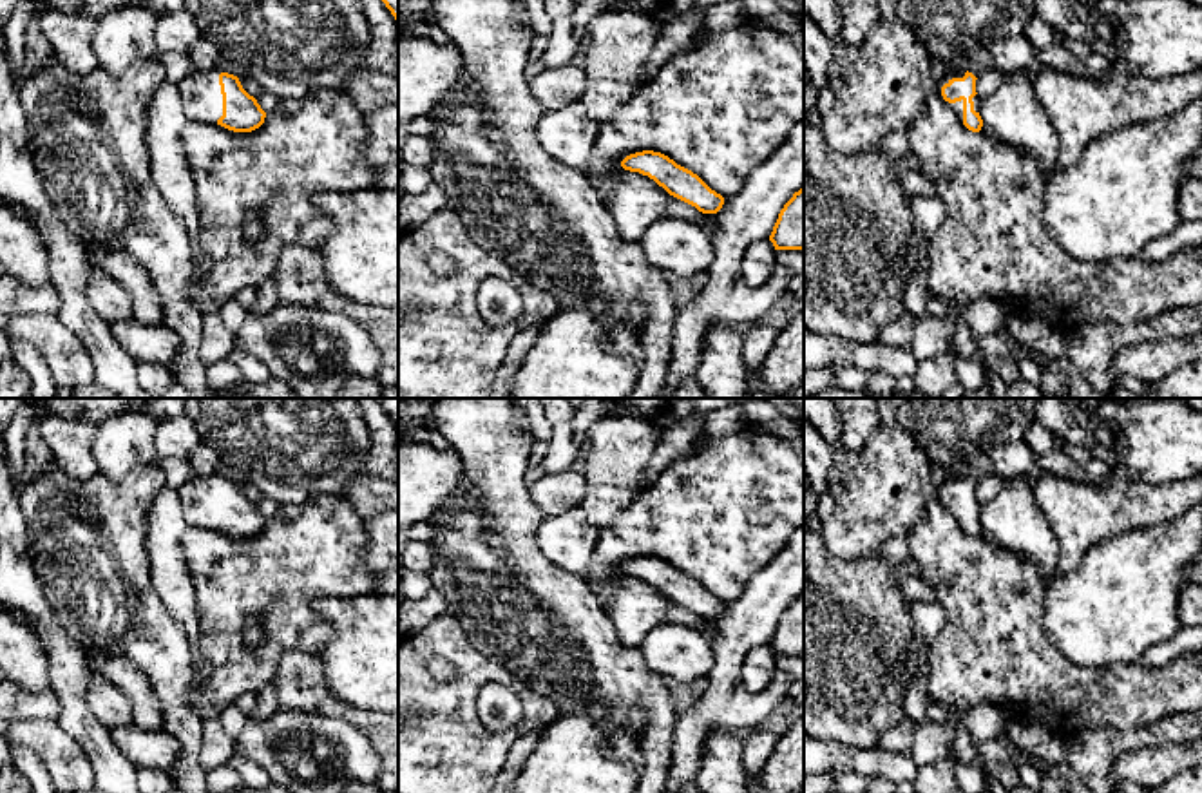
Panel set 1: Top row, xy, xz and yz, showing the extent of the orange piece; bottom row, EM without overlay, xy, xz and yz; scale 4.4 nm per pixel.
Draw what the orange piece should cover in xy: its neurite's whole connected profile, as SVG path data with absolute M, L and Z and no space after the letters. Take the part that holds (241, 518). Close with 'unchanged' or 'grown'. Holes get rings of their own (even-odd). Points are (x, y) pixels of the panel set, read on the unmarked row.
M223 474L194 476L177 491L188 527L217 529L234 538L252 538L266 518L237 482Z; grown

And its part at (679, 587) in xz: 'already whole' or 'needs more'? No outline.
already whole

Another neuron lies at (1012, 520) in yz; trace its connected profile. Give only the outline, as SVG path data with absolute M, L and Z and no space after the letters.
M1005 480L997 494L979 507L981 536L1019 554L1043 574L1057 570L1057 545L1028 480Z

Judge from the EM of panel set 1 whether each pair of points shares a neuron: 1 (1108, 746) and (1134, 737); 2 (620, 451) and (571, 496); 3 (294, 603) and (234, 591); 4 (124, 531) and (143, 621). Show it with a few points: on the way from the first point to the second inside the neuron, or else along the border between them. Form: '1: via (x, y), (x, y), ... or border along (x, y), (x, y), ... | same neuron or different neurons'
1: via (1114, 743), (1128, 741) | same neuron
2: border along (583, 475), (583, 500), (578, 506) | different neurons
3: via (279, 591), (248, 591) | same neuron
4: via (124, 553), (124, 600) | same neuron

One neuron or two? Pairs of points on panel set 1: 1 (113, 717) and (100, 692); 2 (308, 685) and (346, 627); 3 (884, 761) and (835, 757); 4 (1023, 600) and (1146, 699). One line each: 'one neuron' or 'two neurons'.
1: one neuron
2: two neurons
3: one neuron
4: one neuron

